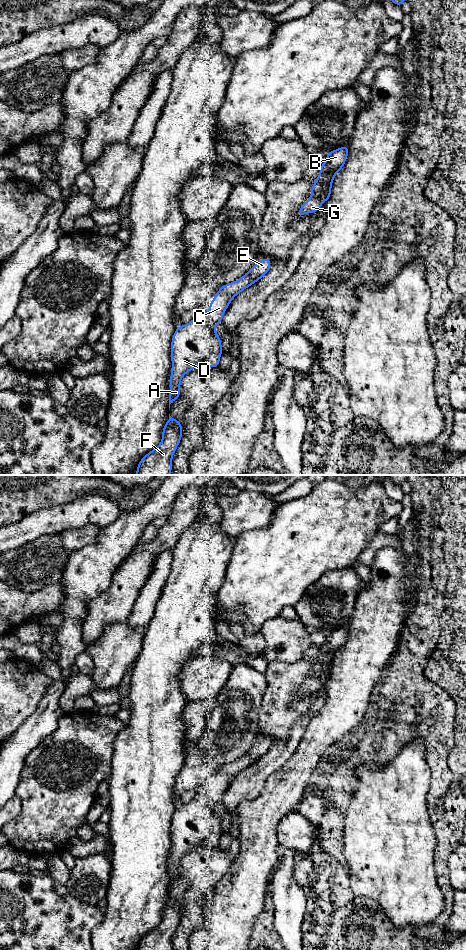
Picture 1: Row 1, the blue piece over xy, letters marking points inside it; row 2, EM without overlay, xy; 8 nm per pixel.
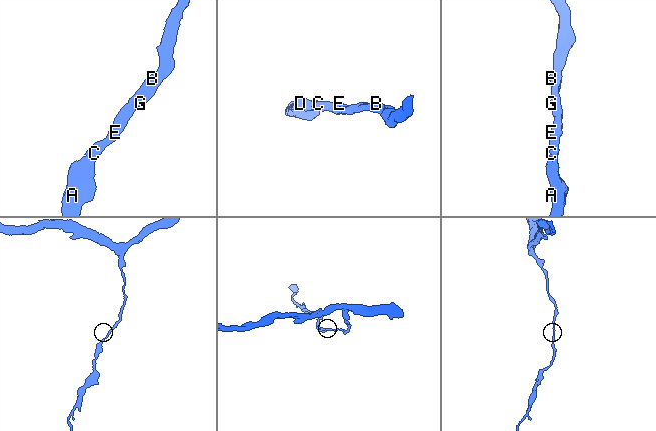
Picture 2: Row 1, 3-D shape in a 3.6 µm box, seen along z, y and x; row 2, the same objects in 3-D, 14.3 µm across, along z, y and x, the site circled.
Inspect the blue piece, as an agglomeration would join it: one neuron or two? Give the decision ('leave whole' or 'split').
leave whole

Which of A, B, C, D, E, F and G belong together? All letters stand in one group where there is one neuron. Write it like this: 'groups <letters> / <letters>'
groups A B C D E F G

